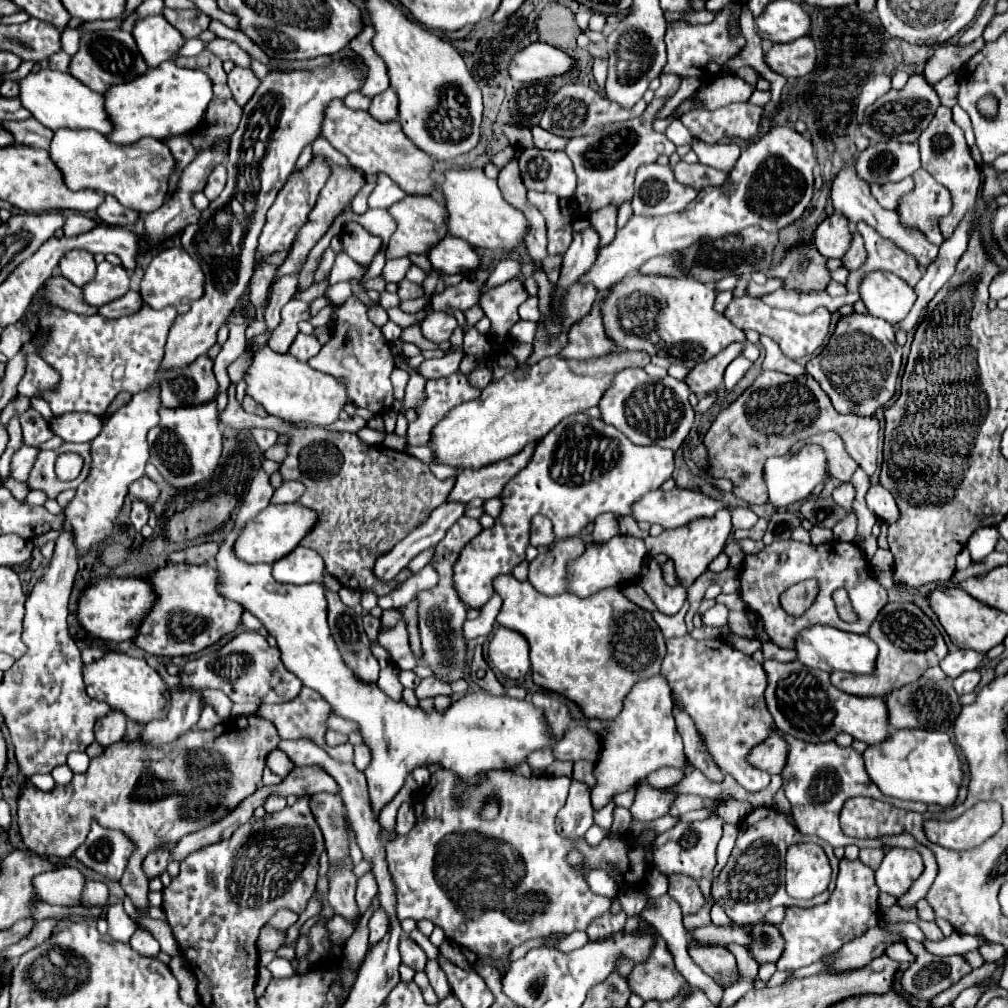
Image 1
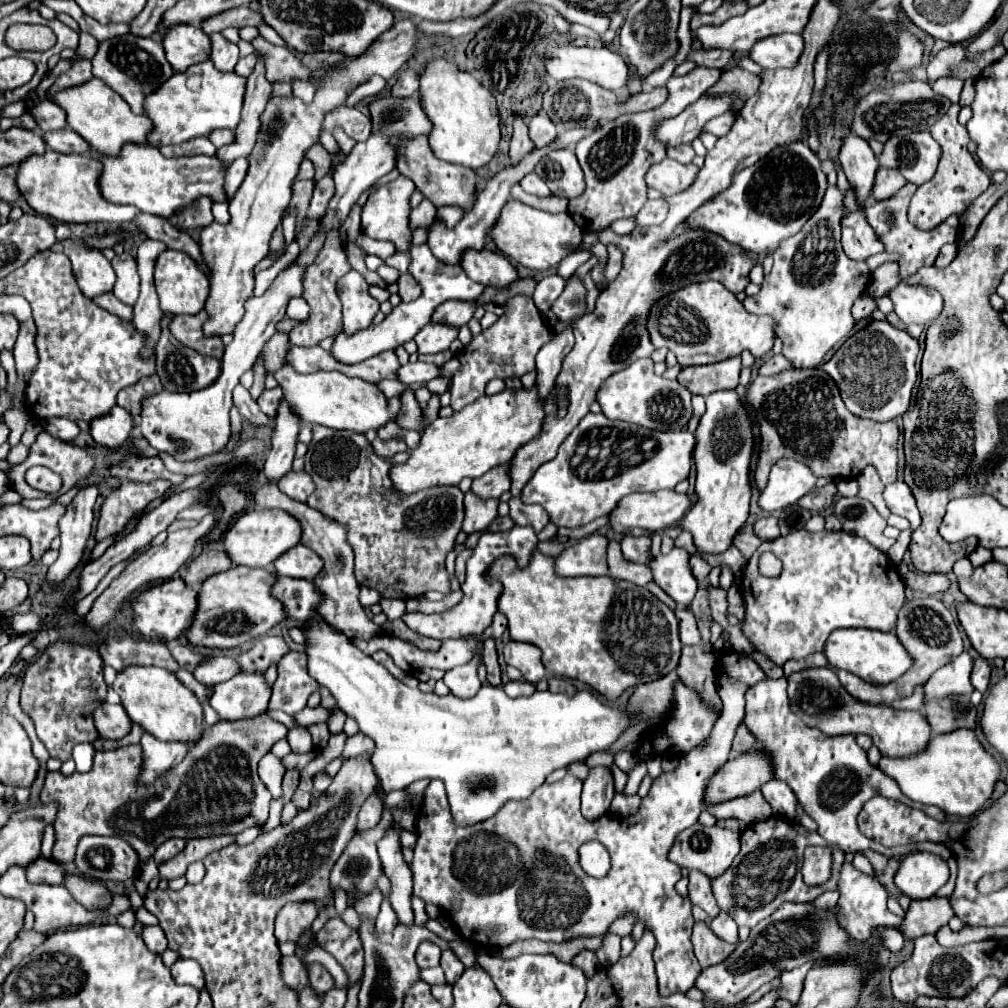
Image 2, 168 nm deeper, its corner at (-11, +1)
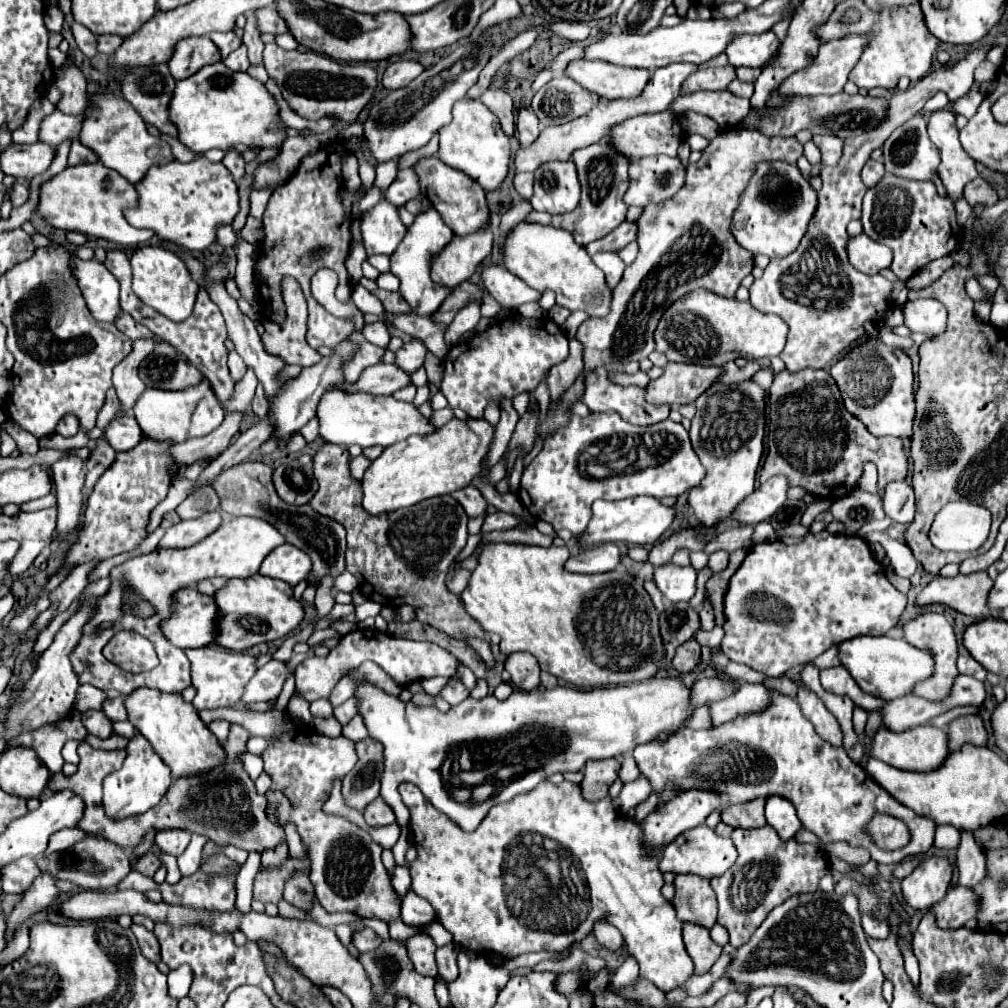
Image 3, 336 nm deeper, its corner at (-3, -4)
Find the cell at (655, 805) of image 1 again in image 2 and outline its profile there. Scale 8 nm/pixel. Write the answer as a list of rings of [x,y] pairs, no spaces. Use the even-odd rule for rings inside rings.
[[[717,681],[717,693],[723,699],[723,711],[711,735],[691,753],[683,755],[675,771],[663,773],[659,779],[655,779],[649,795],[641,803],[641,809],[629,817],[603,815],[597,821],[583,819],[579,811],[581,781],[573,775],[567,775],[557,783],[543,783],[525,803],[507,805],[487,821],[471,827],[459,827],[453,823],[449,811],[445,783],[433,779],[425,789],[421,809],[417,813],[417,845],[411,863],[415,883],[413,895],[445,911],[451,923],[461,929],[461,937],[481,947],[507,947],[521,939],[561,943],[577,935],[603,935],[615,917],[633,911],[639,921],[645,921],[647,929],[651,929],[657,939],[653,961],[659,979],[659,995],[685,995],[689,989],[693,989],[695,979],[701,973],[701,965],[695,961],[689,941],[693,929],[691,901],[675,891],[675,883],[681,879],[681,869],[667,859],[667,851],[671,849],[677,833],[691,827],[705,809],[705,787],[717,769],[729,759],[735,729],[745,715],[745,689],[745,685]],[[591,839],[601,841],[611,855],[611,871],[603,879],[589,877],[577,865],[577,847]]]

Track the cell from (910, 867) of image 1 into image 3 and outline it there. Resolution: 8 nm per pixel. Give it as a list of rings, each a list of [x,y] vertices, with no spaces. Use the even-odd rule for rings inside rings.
[[[931,856],[903,878],[903,900],[915,910],[929,910],[951,888],[953,866],[947,858]]]

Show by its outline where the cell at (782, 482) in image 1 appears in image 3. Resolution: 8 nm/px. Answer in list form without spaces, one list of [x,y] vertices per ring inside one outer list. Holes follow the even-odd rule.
[[[775,476],[769,478],[769,482],[763,482],[755,492],[751,492],[731,514],[733,520],[739,524],[759,524],[767,518],[771,518],[777,508],[783,506],[787,500],[787,478]]]

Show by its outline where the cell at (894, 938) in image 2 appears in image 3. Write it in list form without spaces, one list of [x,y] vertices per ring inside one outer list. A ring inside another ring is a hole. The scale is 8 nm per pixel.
[[[863,916],[863,930],[867,936],[873,938],[887,938],[889,936],[889,922],[885,918],[873,918],[873,916]]]

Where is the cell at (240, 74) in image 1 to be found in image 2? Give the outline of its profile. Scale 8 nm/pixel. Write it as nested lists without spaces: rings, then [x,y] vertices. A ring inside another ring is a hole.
[[[247,55],[243,59],[239,59],[239,63],[235,65],[235,73],[241,75],[241,77],[249,77],[255,69],[255,63],[257,63],[257,57],[255,55]]]

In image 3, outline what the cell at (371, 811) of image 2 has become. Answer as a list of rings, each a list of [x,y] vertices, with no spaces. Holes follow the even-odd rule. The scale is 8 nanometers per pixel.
[[[379,796],[379,798],[375,798],[367,808],[365,808],[365,812],[363,812],[363,816],[365,816],[365,822],[369,824],[369,826],[389,826],[389,824],[395,824],[395,814],[393,814],[393,810],[383,802],[383,798]]]

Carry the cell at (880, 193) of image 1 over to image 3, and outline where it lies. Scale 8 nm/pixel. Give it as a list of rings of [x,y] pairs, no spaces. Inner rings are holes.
[[[867,160],[867,164],[863,166],[863,172],[861,172],[861,178],[863,178],[863,182],[865,182],[865,186],[867,188],[871,188],[871,186],[875,186],[881,178],[883,178],[883,174],[885,174],[885,168],[883,168],[883,162],[879,162],[879,160]]]

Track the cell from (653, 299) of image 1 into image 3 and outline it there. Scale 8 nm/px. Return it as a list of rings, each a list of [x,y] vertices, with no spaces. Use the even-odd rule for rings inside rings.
[[[697,288],[667,308],[655,330],[657,350],[671,362],[723,366],[723,362],[739,356],[747,360],[779,356],[787,342],[789,326],[773,314],[765,314],[751,306],[751,302],[739,302],[735,298],[723,298],[711,290]]]

